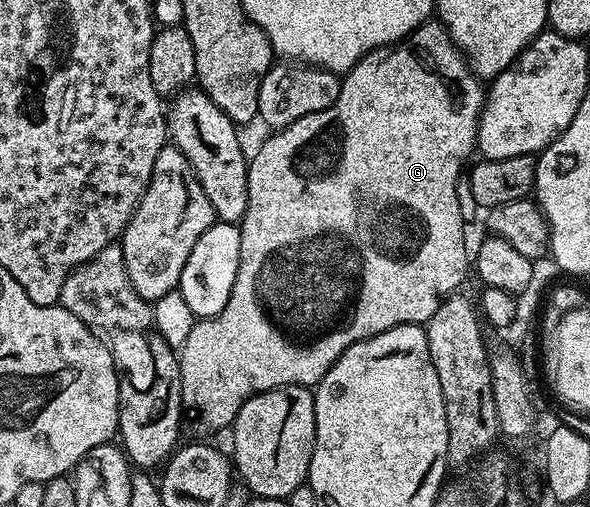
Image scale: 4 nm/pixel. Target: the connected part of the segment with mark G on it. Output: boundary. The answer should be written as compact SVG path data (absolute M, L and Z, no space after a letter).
M427 21L427 22L424 22L424 23L421 23L421 24L420 24L420 25L419 25L419 26L418 26L418 27L417 27L417 28L416 28L416 30L414 30L414 32L412 32L412 34L411 34L411 35L408 35L408 36L406 36L406 38L405 38L405 40L404 40L404 41L403 41L403 42L400 42L400 43L391 43L391 44L390 44L390 46L389 46L389 47L378 47L378 48L377 48L377 49L375 49L375 51L370 51L370 52L369 52L369 53L367 53L367 54L366 54L366 55L365 55L365 56L364 56L364 58L363 58L363 59L362 59L362 60L361 60L361 61L360 61L360 62L358 62L358 64L356 64L356 66L355 66L355 67L354 67L354 68L352 68L352 70L350 70L350 71L348 71L348 72L345 72L345 74L343 74L343 75L342 75L342 76L341 76L341 81L342 81L342 88L341 88L341 89L340 89L340 97L336 97L336 101L335 101L335 102L334 102L334 103L333 103L333 104L332 104L332 105L328 105L328 106L327 106L327 107L326 107L326 108L324 108L324 109L323 109L323 110L322 110L322 111L317 111L317 112L316 112L316 113L308 113L308 114L307 114L307 115L305 115L305 116L304 116L304 117L300 117L300 121L292 121L292 125L288 125L288 126L287 126L287 127L284 127L284 128L281 128L281 129L278 129L278 130L275 130L275 131L274 131L274 132L273 132L273 133L270 133L270 136L268 136L268 137L267 137L267 139L266 139L266 140L264 140L264 141L263 141L263 143L262 143L262 144L260 144L260 145L259 145L259 147L258 147L258 152L256 152L256 153L255 153L255 155L253 155L253 154L251 154L251 155L250 155L250 156L249 156L249 159L248 159L248 166L247 166L247 169L246 169L246 176L247 176L247 177L248 177L248 205L247 205L247 206L246 206L246 212L245 212L245 213L244 213L244 214L243 214L243 215L242 215L242 221L241 221L241 224L240 224L240 226L239 226L239 227L238 227L238 232L239 232L239 233L240 233L240 265L239 265L239 266L238 266L238 268L237 268L237 269L236 269L236 285L232 285L232 293L231 293L231 294L230 294L230 296L229 296L229 297L228 297L228 305L224 305L224 309L220 309L220 313L216 313L216 314L215 314L215 315L213 315L213 316L212 316L212 317L208 317L208 318L207 318L207 319L198 319L198 320L197 320L197 322L195 322L195 325L194 325L194 328L193 328L193 329L192 329L192 333L188 333L188 341L184 341L184 345L183 345L183 346L182 346L182 347L181 347L181 348L180 348L180 350L179 350L179 351L178 351L178 352L177 352L177 356L178 356L178 364L179 364L179 365L180 365L180 377L181 377L181 378L182 378L182 409L183 409L183 412L184 412L184 419L185 419L185 422L186 422L186 423L187 423L187 424L188 424L188 427L189 427L189 423L190 423L190 427L191 427L191 429L192 429L192 430L194 430L194 431L195 431L195 433L196 433L196 434L198 434L198 435L195 435L195 436L198 436L198 437L210 437L210 436L206 436L206 435L210 435L210 434L212 434L212 433L213 433L213 431L222 431L222 430L224 430L224 429L225 429L225 427L226 427L226 430L227 430L227 428L229 428L229 427L230 427L230 426L231 426L231 424L233 424L233 421L234 421L234 418L235 418L235 417L236 417L236 413L240 413L240 409L241 409L241 408L242 408L242 406L243 406L243 405L244 405L244 401L248 401L248 400L249 400L249 399L250 399L250 397L251 397L251 395L258 395L258 394L259 394L259 393L260 393L260 392L262 392L262 391L271 391L271 390L272 390L272 389L276 389L276 388L277 388L277 387L289 387L289 386L291 386L291 387L309 387L309 388L313 388L313 387L314 387L314 386L315 386L315 385L317 385L317 383L318 383L318 382L320 382L320 380L322 380L322 378L323 378L323 377L324 377L324 373L328 373L328 369L332 369L332 365L333 365L333 364L334 364L334 363L335 363L335 361L337 361L337 359L339 359L339 358L340 358L340 356L341 356L341 355L343 355L343 353L345 353L345 351L347 351L347 349L349 349L349 347L351 347L351 346L352 346L352 345L356 345L356 344L357 344L357 343L359 343L359 342L360 342L360 341L364 341L364 340L365 340L365 339L367 339L367 338L368 338L368 337L372 337L372 336L373 336L373 335L375 335L375 334L376 334L376 333L384 333L384 332L385 332L385 331L387 331L387 330L388 330L388 329L392 329L392 328L393 328L393 327L395 327L395 326L396 326L396 325L404 325L404 324L405 324L405 323L416 323L416 324L419 324L419 325L425 325L425 324L427 324L427 323L429 323L429 322L430 322L430 319L431 319L431 317L432 317L432 316L434 316L434 314L435 314L435 313L436 313L436 309L440 309L440 305L441 305L441 304L442 304L442 301L443 301L443 299L447 299L447 298L448 298L448 296L449 296L449 295L452 295L452 294L455 294L455 292L457 292L457 291L458 291L458 290L459 290L459 288L461 288L461 287L458 287L458 286L460 286L460 285L461 285L461 283L462 283L462 282L464 282L464 281L465 281L465 279L466 279L466 270L467 270L467 271L468 271L468 272L469 272L469 271L470 271L470 270L471 270L471 267L472 267L472 259L471 259L471 256L470 256L470 255L469 255L469 254L468 254L468 251L467 251L467 255L466 255L466 223L467 223L467 220L466 220L466 219L465 219L465 218L464 218L464 216L463 216L463 213L462 213L462 210L461 210L461 209L460 209L460 201L459 201L459 200L458 200L458 198L457 198L457 197L456 197L456 185L457 185L457 184L458 184L458 179L459 179L459 178L460 178L460 177L461 177L461 176L462 176L462 174L464 174L464 167L462 167L462 162L464 162L464 161L465 161L465 159L466 159L466 158L468 158L468 157L469 157L469 155L470 155L470 154L472 154L472 153L473 153L473 154L475 154L475 151L476 151L476 144L477 144L477 141L478 141L478 117L479 117L479 115L481 115L481 113L482 113L482 105L483 105L483 102L484 102L484 87L481 87L481 85L482 85L482 86L483 86L483 84L482 84L482 83L481 83L481 82L480 82L480 79L479 79L479 76L477 76L477 75L475 75L475 74L474 74L474 72L473 72L473 71L471 71L471 70L470 70L470 64L469 64L469 63L467 63L467 62L466 62L466 60L465 60L465 58L464 58L464 56L463 56L463 54L462 54L462 52L461 52L461 51L459 51L459 50L458 50L458 48L457 48L457 47L455 47L455 46L454 46L454 44L453 44L453 43L451 43L451 42L450 42L450 34L449 34L449 33L448 33L448 32L447 32L447 31L446 31L446 29L445 29L445 27L443 27L443 26L442 26L442 24L441 24L441 22L438 22L438 21Z

